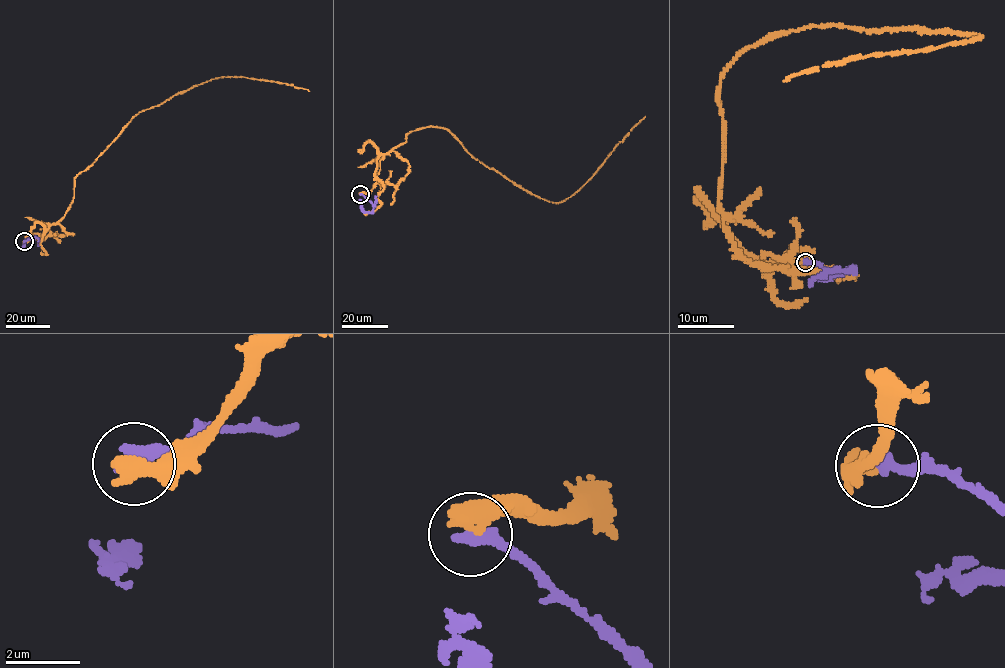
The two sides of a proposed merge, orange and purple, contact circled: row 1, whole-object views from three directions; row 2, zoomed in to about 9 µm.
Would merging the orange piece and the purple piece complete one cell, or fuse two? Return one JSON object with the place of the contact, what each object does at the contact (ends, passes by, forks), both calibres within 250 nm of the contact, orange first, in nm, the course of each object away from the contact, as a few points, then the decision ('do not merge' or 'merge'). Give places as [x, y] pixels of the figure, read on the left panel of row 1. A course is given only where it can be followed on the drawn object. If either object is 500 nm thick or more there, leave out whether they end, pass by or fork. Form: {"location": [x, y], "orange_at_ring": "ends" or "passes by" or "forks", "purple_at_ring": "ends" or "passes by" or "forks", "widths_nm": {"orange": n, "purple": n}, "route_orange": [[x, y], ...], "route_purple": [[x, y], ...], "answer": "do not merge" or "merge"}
{"location": [24, 241], "widths_nm": {"orange": 550, "purple": 420}, "route_orange": [[24, 242], [33, 234], [40, 242], [61, 219], [72, 201], [74, 177], [142, 111], [224, 77], [309, 91]], "route_purple": [[24, 242], [35, 237], [28, 238], [22, 248]], "answer": "do not merge"}

